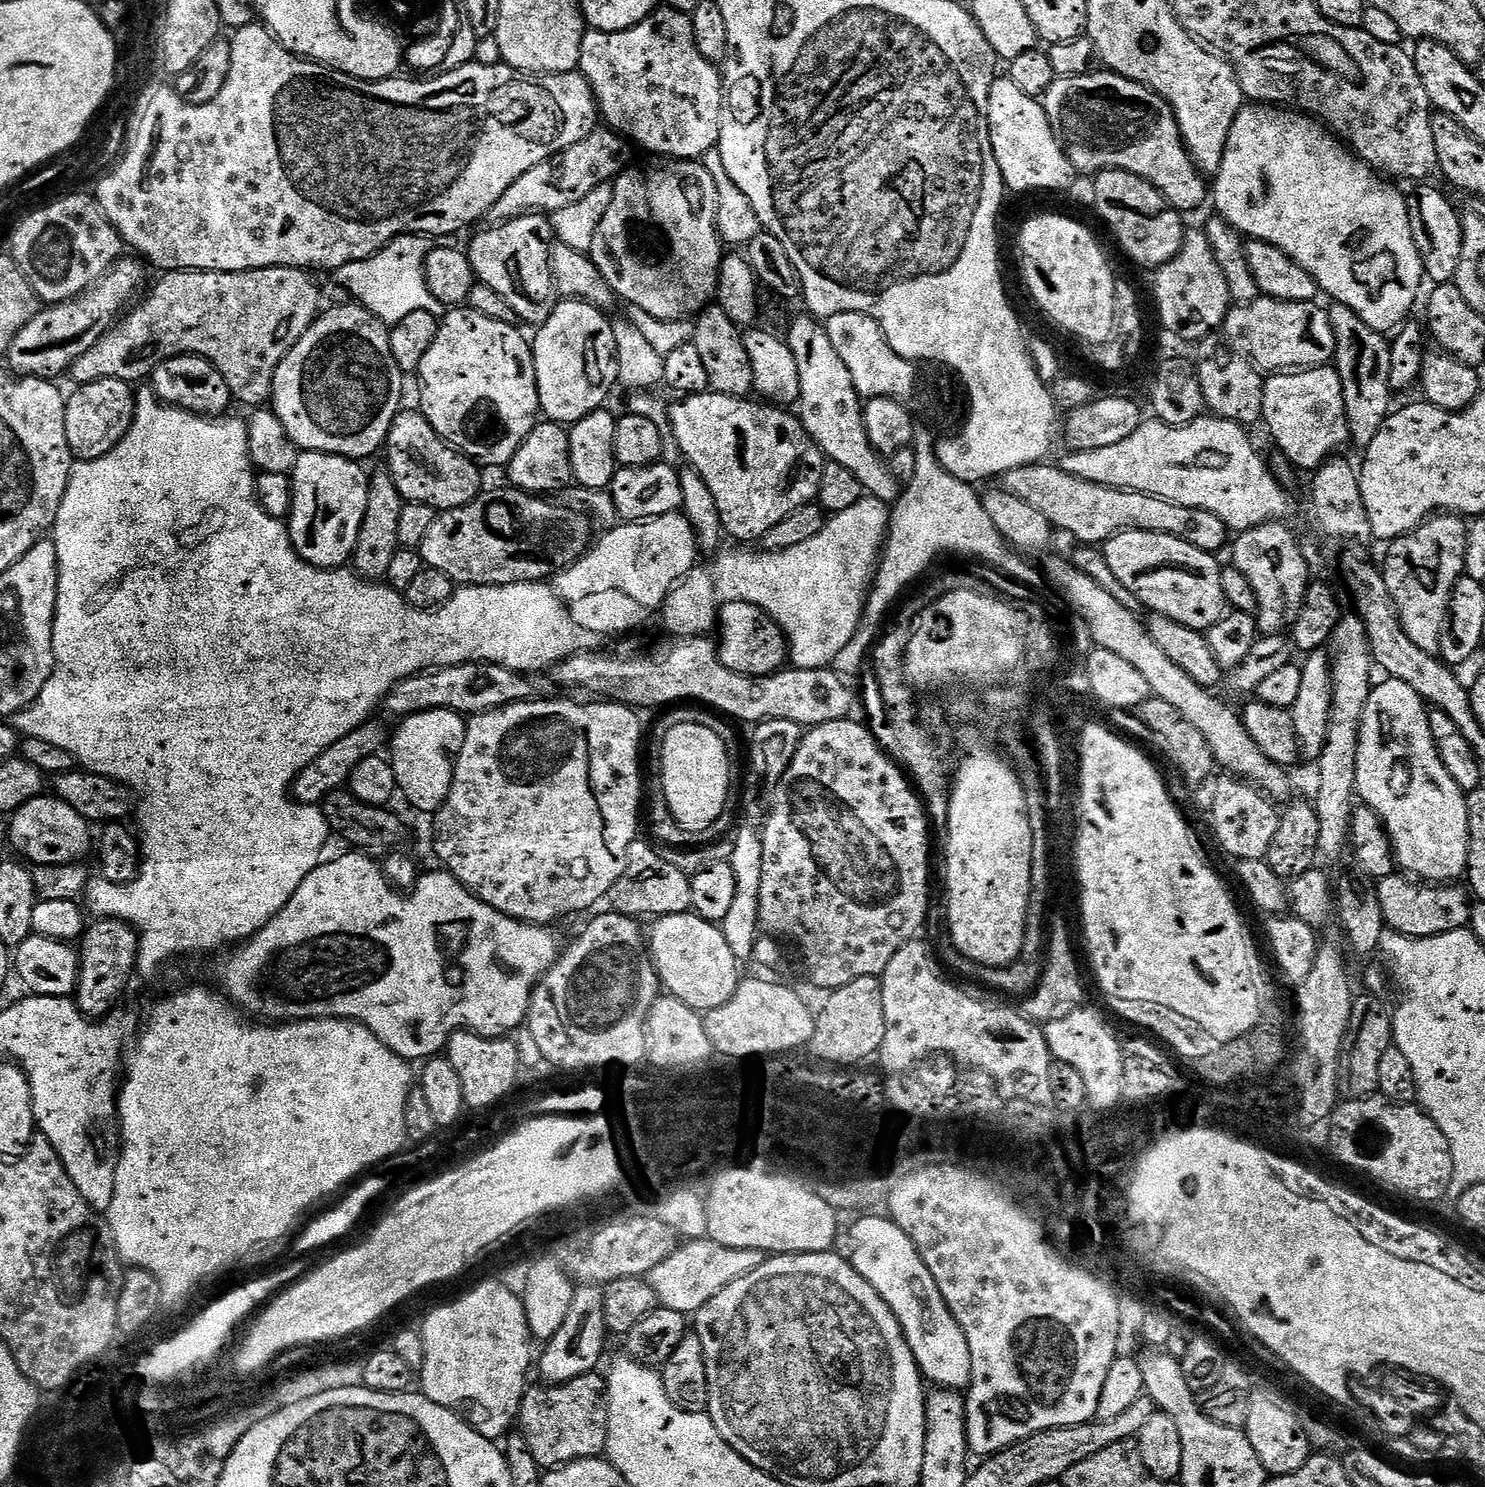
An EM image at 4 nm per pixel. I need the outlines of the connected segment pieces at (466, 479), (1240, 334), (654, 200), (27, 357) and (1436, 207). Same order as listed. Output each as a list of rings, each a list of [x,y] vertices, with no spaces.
[[[402,410],[396,415],[388,431],[387,452],[386,471],[391,474],[394,486],[398,486],[398,494],[409,504],[425,504],[440,512],[448,512],[451,508],[466,506],[466,502],[482,491],[481,465],[447,444],[419,410]]]
[[[1261,296],[1260,299],[1249,304],[1229,308],[1228,317],[1225,318],[1222,325],[1222,332],[1226,337],[1227,344],[1238,354],[1245,356],[1251,364],[1256,365],[1261,373],[1279,374],[1306,368],[1323,368],[1335,361],[1336,339],[1334,330],[1330,326],[1328,308],[1324,306],[1319,308],[1318,305],[1319,303],[1316,302],[1310,304],[1286,302],[1285,300],[1275,300],[1269,296]]]
[[[668,160],[661,164],[664,164],[661,168],[636,168],[637,166],[632,166],[616,177],[612,184],[612,201],[610,207],[606,209],[602,222],[598,222],[598,231],[594,233],[590,255],[593,262],[598,266],[598,270],[602,270],[602,278],[606,278],[606,282],[610,282],[613,292],[623,303],[625,300],[626,303],[633,304],[631,306],[633,309],[646,314],[654,314],[654,318],[659,320],[683,320],[689,315],[688,311],[696,314],[709,307],[710,301],[716,294],[716,283],[718,282],[722,259],[720,229],[716,226],[720,199],[718,198],[718,190],[714,186],[714,178],[705,170],[703,163],[690,160]]]
[[[128,259],[117,260],[104,279],[86,289],[81,296],[75,296],[64,304],[45,307],[30,322],[26,322],[10,346],[7,367],[19,377],[36,376],[39,380],[55,381],[56,376],[63,372],[65,375],[72,364],[78,362],[78,358],[82,358],[82,354],[86,354],[86,350],[97,344],[121,319],[124,303],[143,282],[145,265],[139,259]]]
[[[1420,182],[1415,185],[1416,188],[1411,193],[1407,193],[1408,213],[1410,214],[1410,230],[1414,234],[1414,242],[1420,251],[1420,257],[1424,263],[1424,275],[1433,285],[1450,284],[1456,279],[1458,262],[1462,254],[1462,244],[1464,242],[1464,231],[1460,221],[1461,213],[1456,212],[1456,208],[1439,192],[1436,188],[1431,188],[1431,183]]]

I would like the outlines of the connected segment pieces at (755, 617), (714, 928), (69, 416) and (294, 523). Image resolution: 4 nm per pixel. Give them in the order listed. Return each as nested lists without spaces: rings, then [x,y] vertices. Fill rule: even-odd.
[[[730,602],[724,604],[718,612],[718,647],[720,661],[730,670],[747,672],[750,676],[769,676],[771,672],[781,671],[788,660],[788,642],[784,639],[784,632],[758,606],[750,606],[750,602]]]
[[[691,911],[662,916],[650,932],[650,951],[661,985],[695,1012],[707,1014],[730,1002],[742,979],[741,965],[724,937],[723,927],[704,920]]]
[[[99,380],[79,385],[73,396],[66,400],[66,438],[70,442],[70,450],[77,461],[102,458],[126,438],[130,426],[136,417],[136,392],[133,385],[126,380]]]
[[[301,451],[296,458],[296,464],[293,466],[290,473],[292,481],[292,508],[288,511],[286,523],[288,525],[288,536],[292,539],[292,544],[296,548],[301,558],[307,564],[313,564],[316,568],[342,568],[345,567],[352,559],[352,551],[356,549],[358,542],[358,530],[362,530],[362,518],[366,514],[366,498],[368,497],[368,481],[370,479],[369,473],[363,472],[361,465],[355,460],[348,460],[344,456],[331,456],[325,452],[306,452]]]

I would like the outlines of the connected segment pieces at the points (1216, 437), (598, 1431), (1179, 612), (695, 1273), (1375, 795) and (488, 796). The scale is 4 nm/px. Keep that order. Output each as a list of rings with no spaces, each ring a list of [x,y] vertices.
[[[1205,414],[1192,424],[1175,428],[1155,418],[1143,424],[1118,446],[1102,446],[1093,452],[1072,452],[1058,467],[1072,476],[1122,488],[1129,492],[1149,492],[1178,506],[1197,508],[1222,518],[1233,533],[1257,528],[1259,524],[1280,522],[1288,512],[1285,485],[1273,474],[1269,461],[1260,457],[1241,425],[1217,420]]]
[[[591,1372],[569,1384],[529,1387],[520,1404],[518,1432],[524,1436],[534,1462],[551,1470],[576,1460],[599,1457],[608,1447],[608,1398],[603,1375]]]
[[[1134,530],[1118,532],[1103,545],[1104,560],[1112,571],[1112,576],[1133,596],[1141,600],[1149,609],[1149,613],[1165,616],[1182,626],[1194,629],[1195,632],[1207,633],[1226,614],[1228,600],[1222,590],[1222,564],[1211,552],[1198,550],[1198,546],[1190,546],[1190,542],[1174,538],[1170,534],[1154,534]]]
[[[707,1238],[700,1240],[689,1240],[681,1243],[662,1266],[654,1266],[646,1279],[656,1292],[656,1299],[661,1305],[670,1310],[678,1310],[685,1314],[694,1314],[714,1294],[726,1290],[730,1282],[738,1282],[738,1278],[746,1278],[758,1270],[766,1259],[765,1253],[749,1248],[727,1248],[718,1242]]]
[[[1384,678],[1373,687],[1362,714],[1356,794],[1374,814],[1378,814],[1392,839],[1396,863],[1409,877],[1433,886],[1448,886],[1468,870],[1468,797],[1465,789],[1450,778],[1442,762],[1428,721],[1429,705],[1406,682]]]
[[[533,698],[523,700],[517,704],[508,704],[505,708],[495,708],[489,712],[477,712],[476,715],[467,717],[464,725],[464,741],[462,742],[462,750],[456,756],[456,769],[452,775],[452,785],[450,786],[450,794],[446,798],[446,802],[437,812],[434,813],[436,820],[432,824],[432,844],[436,847],[436,856],[441,860],[443,867],[451,874],[459,884],[468,892],[474,895],[482,902],[486,902],[494,910],[505,912],[510,918],[521,920],[523,924],[538,924],[541,926],[555,925],[555,920],[560,920],[563,916],[572,916],[575,912],[584,912],[587,908],[592,908],[601,899],[607,897],[608,891],[614,886],[614,882],[618,882],[618,878],[622,878],[622,874],[626,870],[626,862],[630,854],[630,846],[638,839],[636,827],[640,824],[640,816],[642,820],[642,810],[640,814],[640,798],[642,802],[642,790],[640,794],[640,720],[637,709],[623,702],[600,702],[604,704],[575,704],[572,700],[540,700],[541,698]]]

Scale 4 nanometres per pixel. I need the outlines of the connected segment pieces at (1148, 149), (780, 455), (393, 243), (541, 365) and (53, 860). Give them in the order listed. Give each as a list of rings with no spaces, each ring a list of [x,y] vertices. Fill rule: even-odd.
[[[1107,70],[1091,72],[1085,76],[1062,76],[1052,83],[1050,90],[1046,90],[1042,103],[1054,134],[1077,173],[1095,174],[1117,168],[1138,174],[1138,178],[1149,180],[1181,214],[1189,214],[1195,208],[1202,207],[1204,199],[1209,199],[1209,181],[1196,169],[1192,155],[1184,146],[1174,110],[1146,86]]]
[[[711,390],[677,400],[680,401],[668,412],[672,436],[681,454],[688,459],[685,461],[700,475],[702,482],[710,486],[710,494],[714,494],[714,502],[718,502],[718,514],[724,531],[736,539],[733,541],[763,541],[765,534],[774,530],[774,526],[782,522],[786,514],[816,500],[826,457],[804,429],[799,415],[792,413],[791,416],[788,413],[791,411],[768,402],[755,404],[752,398],[727,396]]]
[[[405,234],[391,240],[370,258],[350,262],[335,269],[336,280],[349,292],[351,299],[361,304],[386,325],[402,322],[414,310],[426,310],[437,318],[443,317],[446,305],[438,302],[426,286],[424,263],[434,247],[433,237],[423,234]]]
[[[561,299],[554,314],[535,329],[536,340],[534,336],[531,345],[540,411],[551,423],[571,426],[609,403],[608,395],[617,387],[620,375],[613,321],[608,319],[586,302]]]
[[[45,794],[35,796],[33,800],[11,813],[8,839],[11,847],[17,848],[25,856],[25,861],[33,860],[31,863],[36,866],[51,866],[79,861],[80,855],[87,848],[89,851],[94,840],[93,833],[91,836],[88,831],[90,825],[82,818],[82,814],[77,814],[69,804],[56,799],[55,795]]]

